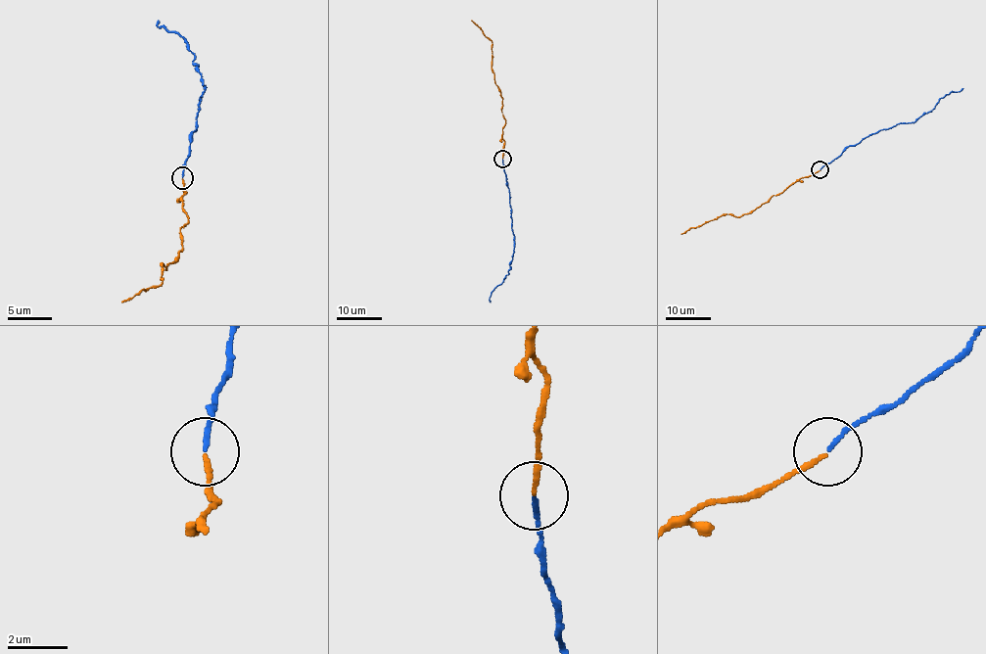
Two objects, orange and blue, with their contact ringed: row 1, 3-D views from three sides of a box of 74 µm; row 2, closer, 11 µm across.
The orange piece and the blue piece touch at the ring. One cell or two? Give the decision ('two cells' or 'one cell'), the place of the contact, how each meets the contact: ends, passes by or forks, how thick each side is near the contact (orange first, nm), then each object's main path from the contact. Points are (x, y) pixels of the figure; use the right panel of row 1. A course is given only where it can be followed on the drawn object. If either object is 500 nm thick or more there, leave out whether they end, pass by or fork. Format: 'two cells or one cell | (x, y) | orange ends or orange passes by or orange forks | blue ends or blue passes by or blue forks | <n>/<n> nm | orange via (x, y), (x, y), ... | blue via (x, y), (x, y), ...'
one cell | (820, 169) | orange ends | blue ends | 150/140 nm | orange via (820, 170), (802, 177), (739, 216), (722, 214), (680, 234) | blue via (820, 170), (848, 146), (900, 123), (915, 120), (930, 112), (945, 95), (963, 88)

